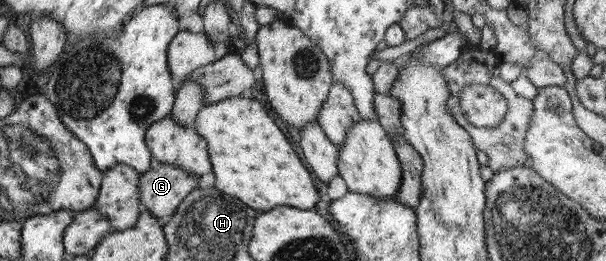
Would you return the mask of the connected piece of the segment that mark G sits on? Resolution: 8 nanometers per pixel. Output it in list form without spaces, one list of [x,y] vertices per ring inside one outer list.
[[[153,159],[150,162],[150,168],[138,177],[138,188],[140,189],[138,203],[142,209],[147,210],[152,216],[163,222],[173,215],[181,200],[195,189],[197,181],[199,181],[199,177]]]

